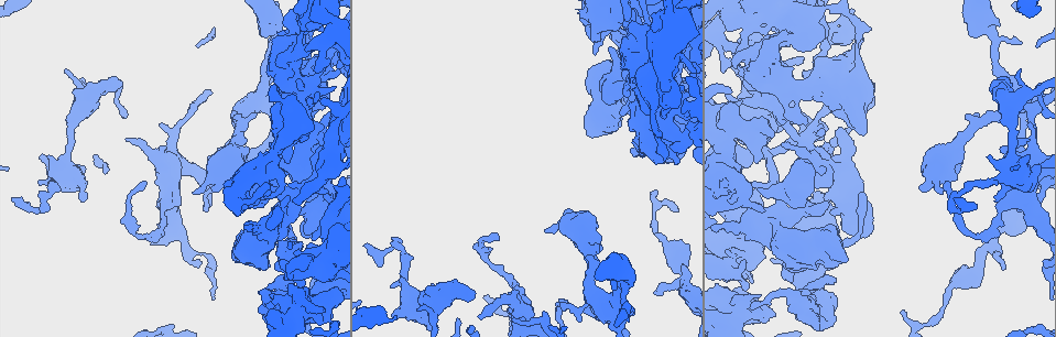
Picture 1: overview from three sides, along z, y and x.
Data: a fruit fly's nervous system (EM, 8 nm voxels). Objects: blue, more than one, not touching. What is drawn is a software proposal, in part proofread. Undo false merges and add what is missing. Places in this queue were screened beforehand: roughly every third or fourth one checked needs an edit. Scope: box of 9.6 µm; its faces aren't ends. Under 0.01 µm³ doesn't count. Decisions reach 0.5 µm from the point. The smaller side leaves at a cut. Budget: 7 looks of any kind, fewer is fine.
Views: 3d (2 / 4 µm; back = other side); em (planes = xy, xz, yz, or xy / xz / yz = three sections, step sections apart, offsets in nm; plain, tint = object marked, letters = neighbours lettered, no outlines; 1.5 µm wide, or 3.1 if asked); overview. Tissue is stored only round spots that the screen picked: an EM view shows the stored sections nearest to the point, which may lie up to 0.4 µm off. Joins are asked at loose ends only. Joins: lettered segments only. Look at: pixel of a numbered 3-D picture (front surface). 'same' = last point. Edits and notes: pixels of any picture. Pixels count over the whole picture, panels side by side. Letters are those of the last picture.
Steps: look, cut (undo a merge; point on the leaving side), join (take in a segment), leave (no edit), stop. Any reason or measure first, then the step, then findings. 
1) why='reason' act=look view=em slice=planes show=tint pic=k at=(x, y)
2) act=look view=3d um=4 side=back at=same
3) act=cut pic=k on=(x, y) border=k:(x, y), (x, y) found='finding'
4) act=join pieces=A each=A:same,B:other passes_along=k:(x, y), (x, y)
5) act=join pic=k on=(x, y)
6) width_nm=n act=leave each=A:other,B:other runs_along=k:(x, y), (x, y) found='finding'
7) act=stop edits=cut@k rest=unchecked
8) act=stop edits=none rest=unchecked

why='thick end' act=look view=3d um=4 pic=1 at=(628, 126)

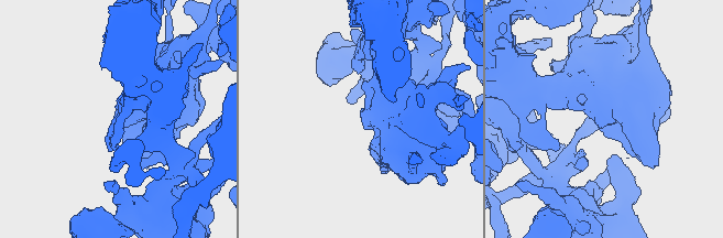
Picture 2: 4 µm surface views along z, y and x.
why='now the EM' act=look view=em slice=planes show=letters pic=2 at=(606, 120)

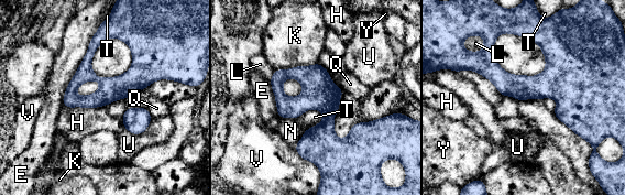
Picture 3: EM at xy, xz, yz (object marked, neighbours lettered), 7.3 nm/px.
longest_contact=E:700nm act=leave each=E:other,H:other,K:other,L:other,N:other,Q:other,T:other,U:other,V:other,Y:other found='none of them fits'

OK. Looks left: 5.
why='branch stops here' act=look view=em slice=planes show=letters pic=1 at=(655, 293)

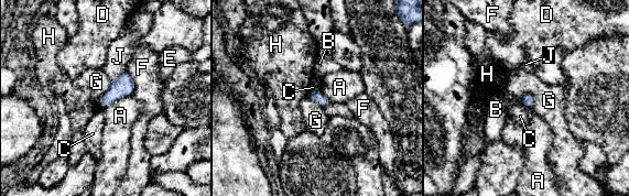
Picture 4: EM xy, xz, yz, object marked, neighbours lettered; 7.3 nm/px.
act=leave each=A:other,B:other,C:other,D:other,E:other,F:other,G:other,H:other,J:other found='no lettered segment goes on from it'

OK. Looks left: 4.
why='abrupt turn' act=look view=3d um=4 side=back pic=1 at=(914, 328)

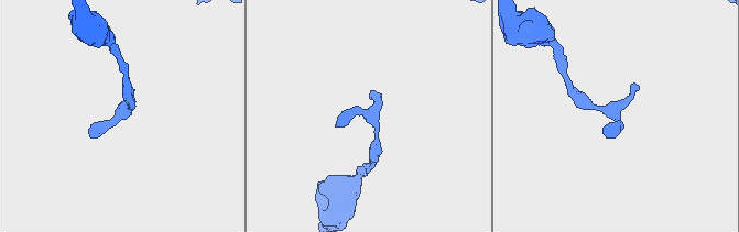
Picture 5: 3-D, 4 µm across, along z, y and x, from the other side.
why='need the tissue' act=look view=em slice=xy step=8 show=tint pic=5 at=(369, 116)

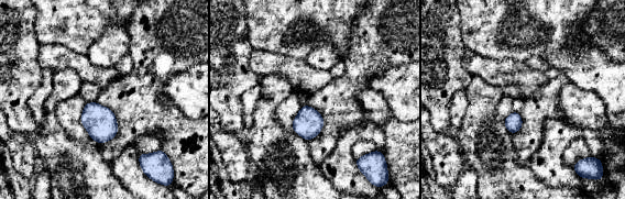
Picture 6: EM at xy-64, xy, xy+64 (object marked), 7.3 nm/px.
why='another direction' act=look view=em slice=planes show=letters at=same

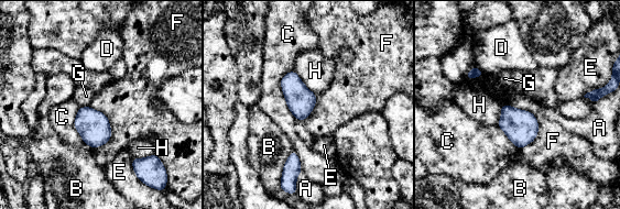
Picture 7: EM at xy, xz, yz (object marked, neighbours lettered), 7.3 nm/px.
longest_contact=C:380nm act=leave each=A:other,B:other,C:other,D:other,E:other,F:other,G:other,H:other border=7:(292, 69), (281, 89), (295, 120) found='all the same cell'

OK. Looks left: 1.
act=stop edits=none rest=unchecked

